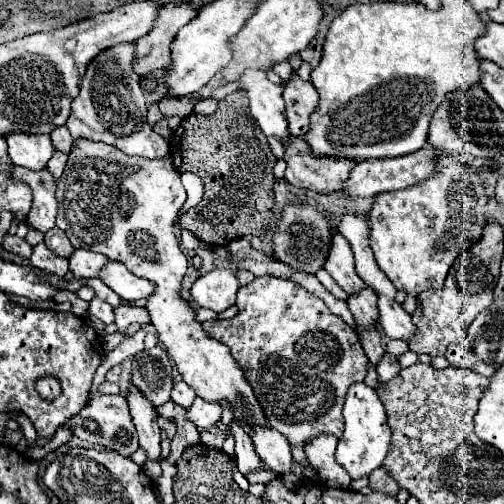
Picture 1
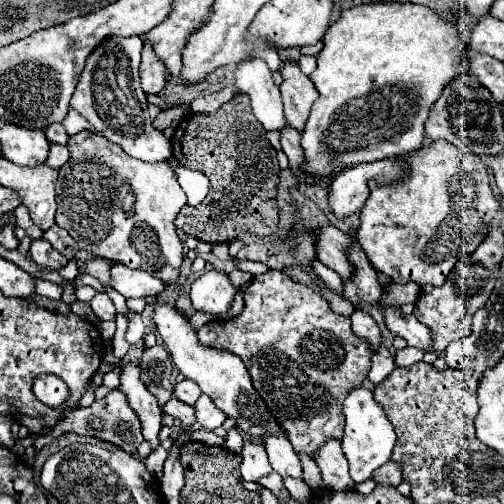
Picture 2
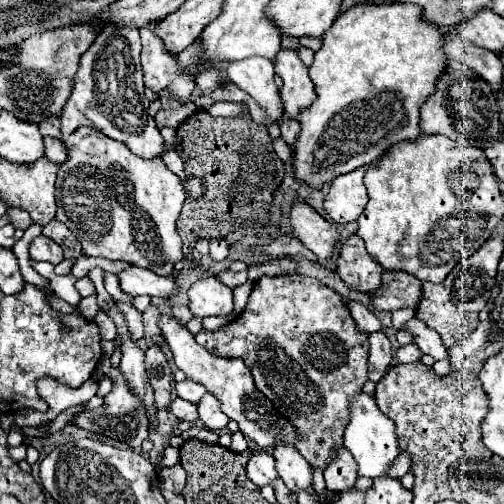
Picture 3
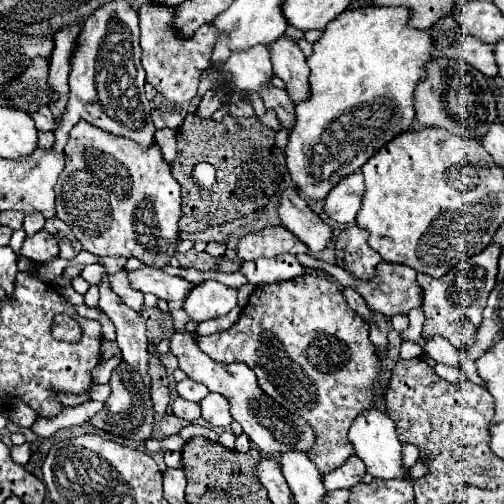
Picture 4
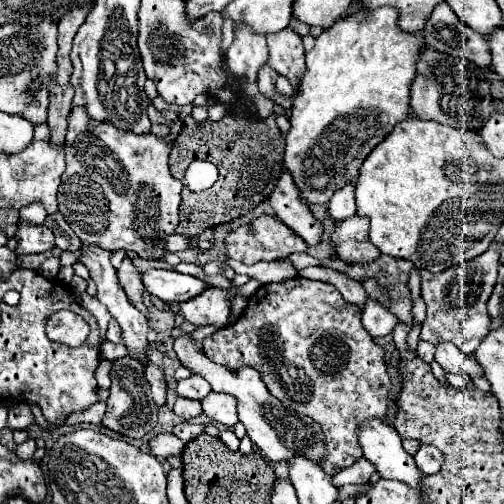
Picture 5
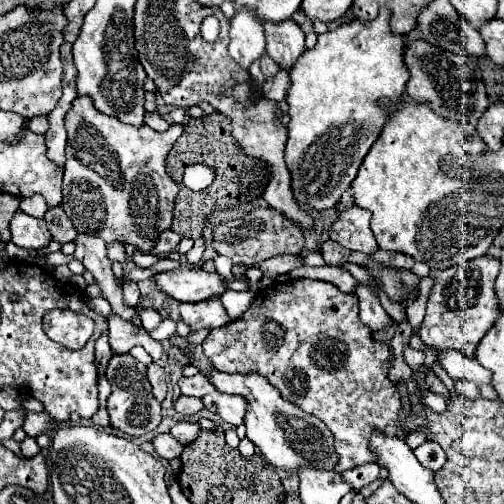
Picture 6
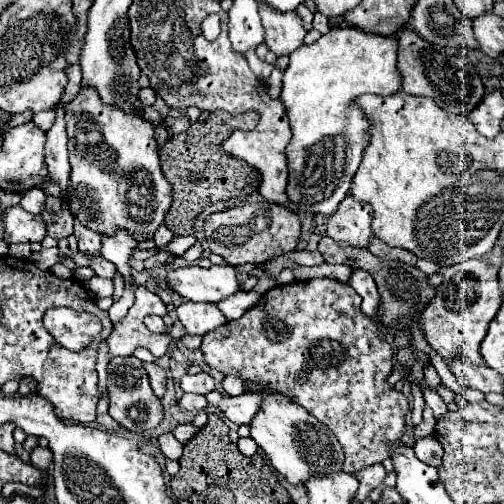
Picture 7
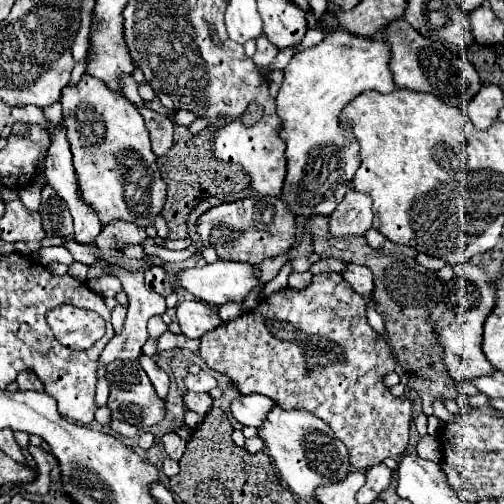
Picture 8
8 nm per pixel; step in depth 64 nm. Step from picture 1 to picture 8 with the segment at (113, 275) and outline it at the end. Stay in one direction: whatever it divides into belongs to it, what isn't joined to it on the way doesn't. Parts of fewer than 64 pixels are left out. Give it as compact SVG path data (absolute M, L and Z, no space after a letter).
M216 260L214 264L206 264L204 268L192 266L192 268L178 270L176 278L178 278L180 288L190 292L194 296L194 300L204 300L206 304L220 306L224 302L242 302L248 296L248 292L260 284L260 280L258 280L258 276L254 276L254 272L256 272L256 268L250 264L244 264L244 262Z

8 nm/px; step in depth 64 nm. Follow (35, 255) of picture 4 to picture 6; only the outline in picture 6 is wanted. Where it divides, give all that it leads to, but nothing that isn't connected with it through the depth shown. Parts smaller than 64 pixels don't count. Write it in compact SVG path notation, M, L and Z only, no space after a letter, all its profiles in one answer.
M20 210L14 214L10 230L12 230L12 242L26 250L42 250L52 242L50 230L44 224L44 220L26 216Z

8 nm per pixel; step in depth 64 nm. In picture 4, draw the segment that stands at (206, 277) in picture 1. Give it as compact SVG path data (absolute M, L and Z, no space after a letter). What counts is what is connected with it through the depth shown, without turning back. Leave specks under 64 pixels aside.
M204 280L196 284L184 302L184 310L196 322L226 316L234 306L236 290L216 280Z

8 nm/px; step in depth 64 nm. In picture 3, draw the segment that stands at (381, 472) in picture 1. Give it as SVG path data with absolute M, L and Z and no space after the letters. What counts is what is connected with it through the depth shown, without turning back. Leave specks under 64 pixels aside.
M398 456L396 458L396 462L392 462L392 466L390 466L390 472L388 472L388 476L392 476L392 478L402 478L406 472L410 470L410 460L408 460L408 456Z

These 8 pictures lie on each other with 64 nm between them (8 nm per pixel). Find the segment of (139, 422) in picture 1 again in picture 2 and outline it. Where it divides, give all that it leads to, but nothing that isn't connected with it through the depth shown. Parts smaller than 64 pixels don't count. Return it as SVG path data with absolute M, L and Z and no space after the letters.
M126 366L120 376L120 390L126 394L130 408L138 414L140 424L142 424L142 436L146 442L150 442L152 450L158 448L160 438L158 432L162 428L162 410L156 402L156 398L140 384L140 372L138 366Z

